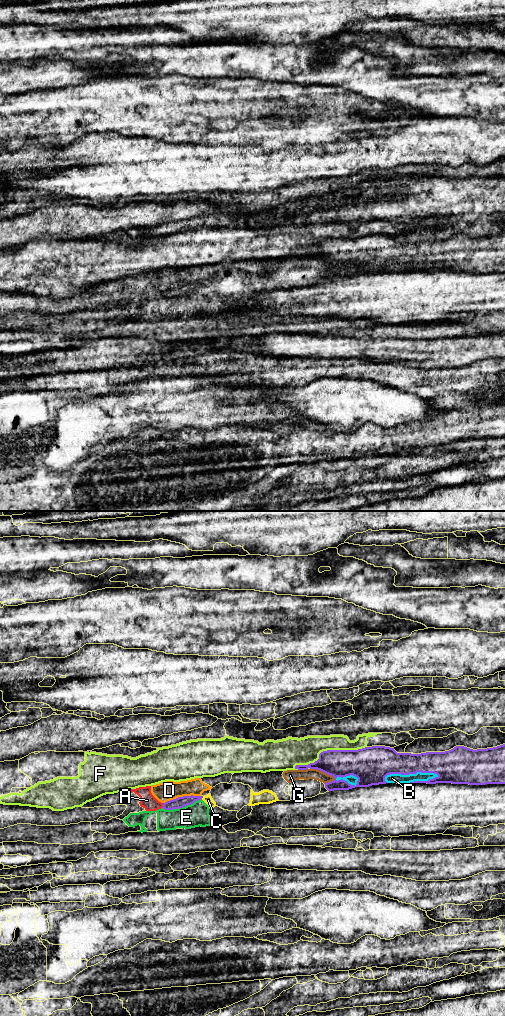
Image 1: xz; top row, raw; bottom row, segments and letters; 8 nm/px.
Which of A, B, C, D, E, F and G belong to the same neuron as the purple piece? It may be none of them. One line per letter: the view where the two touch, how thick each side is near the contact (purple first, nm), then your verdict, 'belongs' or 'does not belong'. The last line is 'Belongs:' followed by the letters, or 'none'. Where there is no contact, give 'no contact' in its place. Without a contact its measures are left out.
A: xz | 90/120 nm | does not belong
B: xz | 240/80 nm | does not belong
C: xz | 90/70 nm | does not belong
D: xz | 90/160 nm | does not belong
E: xz | 90/190 nm | does not belong
F: xz | 220/220 nm | does not belong
G: xz | 220/90 nm | does not belong
Belongs: none

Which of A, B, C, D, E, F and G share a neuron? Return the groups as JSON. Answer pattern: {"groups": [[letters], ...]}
{"groups": [["A", "B", "C", "D", "E", "G"], ["F"]]}

